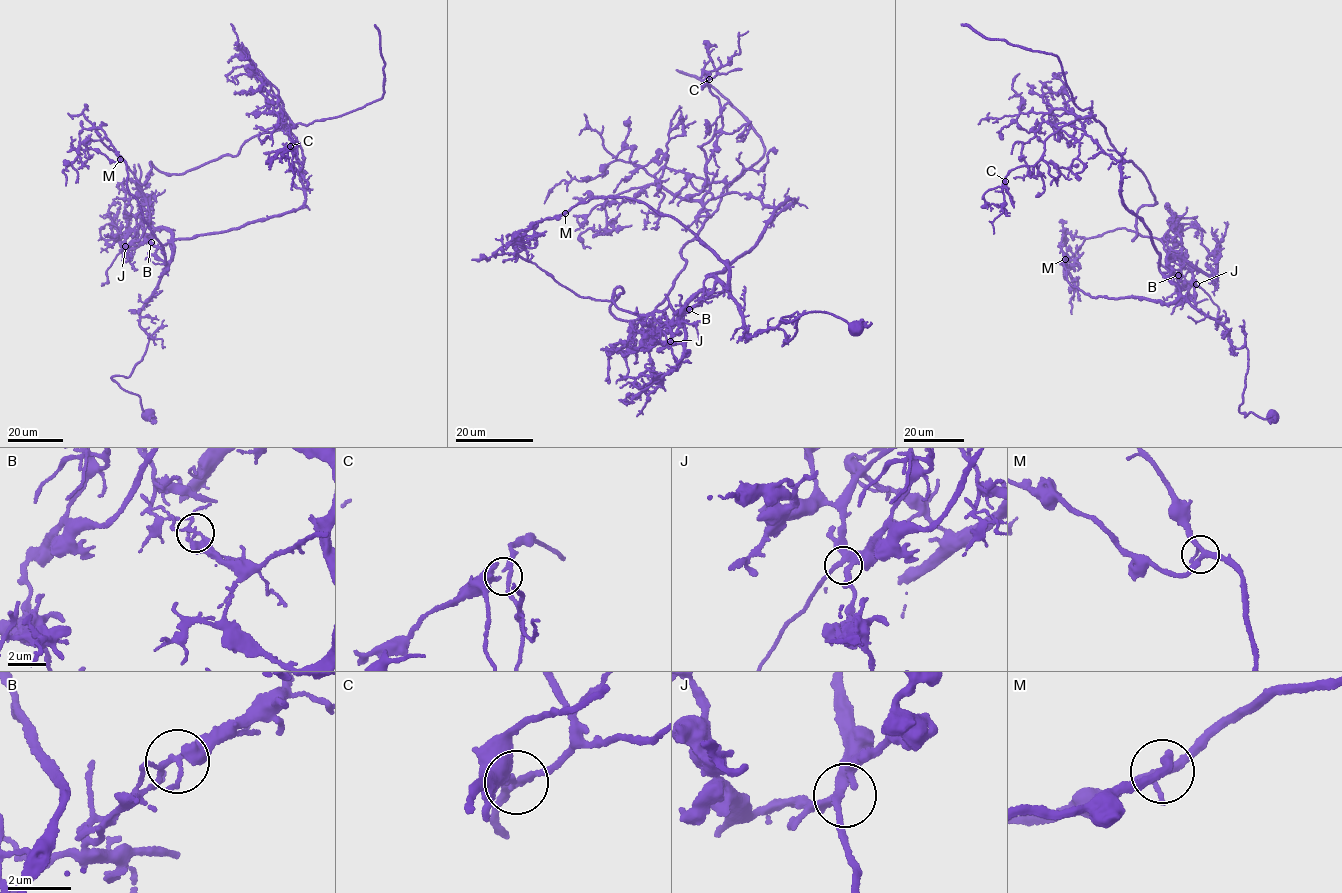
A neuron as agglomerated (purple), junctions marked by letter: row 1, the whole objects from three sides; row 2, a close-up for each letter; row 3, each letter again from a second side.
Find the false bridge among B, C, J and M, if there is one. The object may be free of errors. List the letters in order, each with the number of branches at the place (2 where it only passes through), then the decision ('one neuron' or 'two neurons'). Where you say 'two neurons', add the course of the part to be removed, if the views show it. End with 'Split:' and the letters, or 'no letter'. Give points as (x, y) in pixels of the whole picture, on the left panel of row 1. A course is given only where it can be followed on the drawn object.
B: 4 | two neurons | (151, 242), (174, 247), (139, 314), (151, 338), (130, 375), (111, 377), (138, 395), (156, 421)
C: 4 | one neuron
J: 4 | one neuron
M: 4 | one neuron
Split: B

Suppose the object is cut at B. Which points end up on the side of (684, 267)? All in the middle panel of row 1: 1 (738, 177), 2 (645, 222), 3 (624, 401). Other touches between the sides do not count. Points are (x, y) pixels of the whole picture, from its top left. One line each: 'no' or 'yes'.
1: yes
2: yes
3: no

